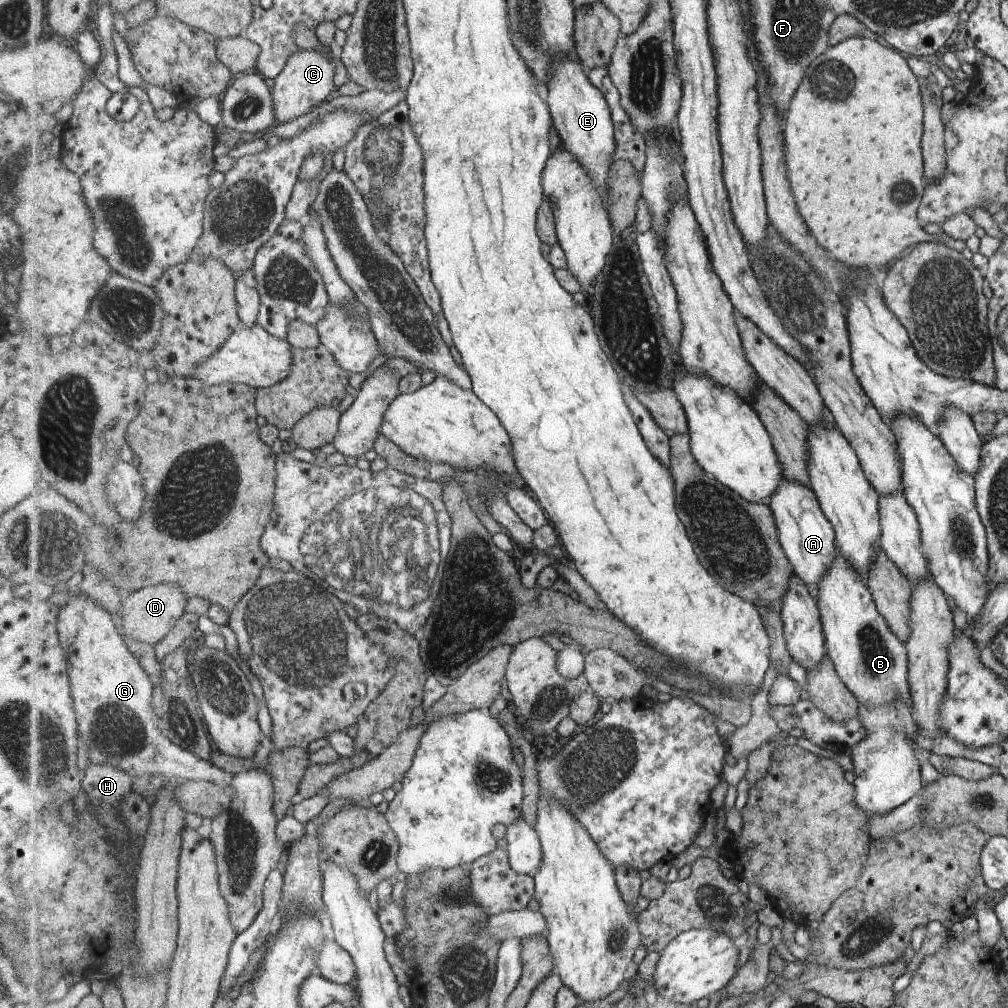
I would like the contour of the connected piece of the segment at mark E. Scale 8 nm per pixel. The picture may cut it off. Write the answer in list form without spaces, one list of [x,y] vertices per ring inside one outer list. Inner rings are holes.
[[[560,60],[557,63],[553,61],[552,79],[545,87],[555,130],[559,132],[564,148],[585,166],[589,176],[600,188],[605,208],[609,208],[609,172],[614,163],[617,140],[616,125],[608,101],[601,90],[589,80],[585,67],[575,60]]]

